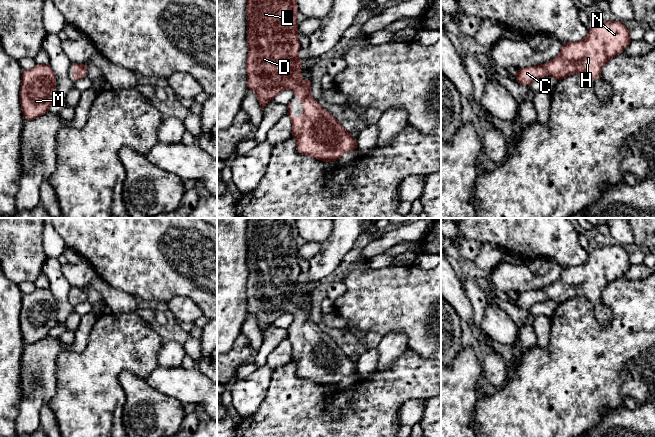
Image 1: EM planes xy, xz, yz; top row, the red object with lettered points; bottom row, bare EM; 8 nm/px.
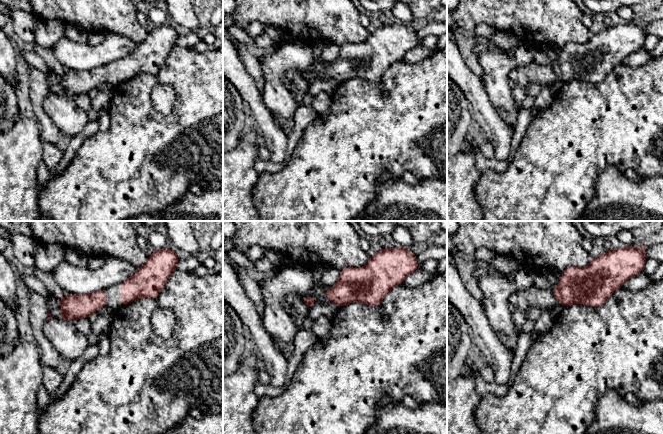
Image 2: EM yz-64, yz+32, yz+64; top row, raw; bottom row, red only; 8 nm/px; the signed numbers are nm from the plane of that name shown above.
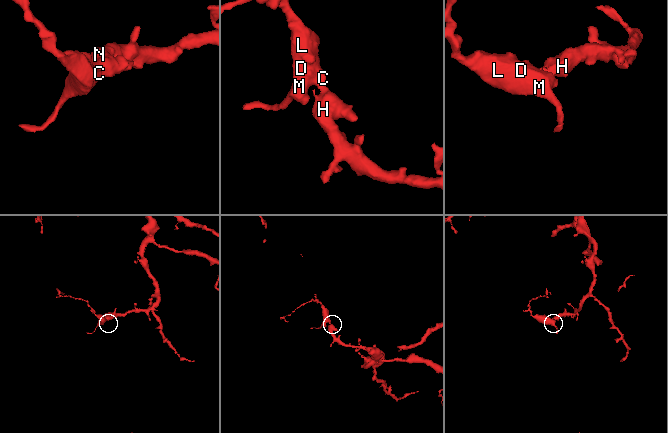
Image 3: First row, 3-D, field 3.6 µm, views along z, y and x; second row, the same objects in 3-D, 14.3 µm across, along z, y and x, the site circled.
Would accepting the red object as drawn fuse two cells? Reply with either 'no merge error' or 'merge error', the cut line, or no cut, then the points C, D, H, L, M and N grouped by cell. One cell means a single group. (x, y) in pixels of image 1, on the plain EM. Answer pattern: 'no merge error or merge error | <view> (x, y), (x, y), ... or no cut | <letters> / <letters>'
no merge error | no cut | C D H L M N

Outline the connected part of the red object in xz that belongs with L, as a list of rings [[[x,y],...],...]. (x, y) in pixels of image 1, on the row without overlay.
[[[249,218],[246,230],[248,280],[246,284],[247,312],[253,314],[257,320],[261,335],[265,329],[273,324],[281,315],[290,313],[297,319],[297,324],[303,326],[303,340],[296,342],[291,337],[291,327],[287,329],[288,339],[292,346],[292,361],[297,366],[296,375],[302,379],[311,380],[323,386],[336,386],[344,377],[358,374],[357,365],[350,354],[345,353],[327,334],[310,320],[311,302],[303,304],[300,295],[303,290],[298,282],[300,266],[298,263],[298,230],[296,218]]]

